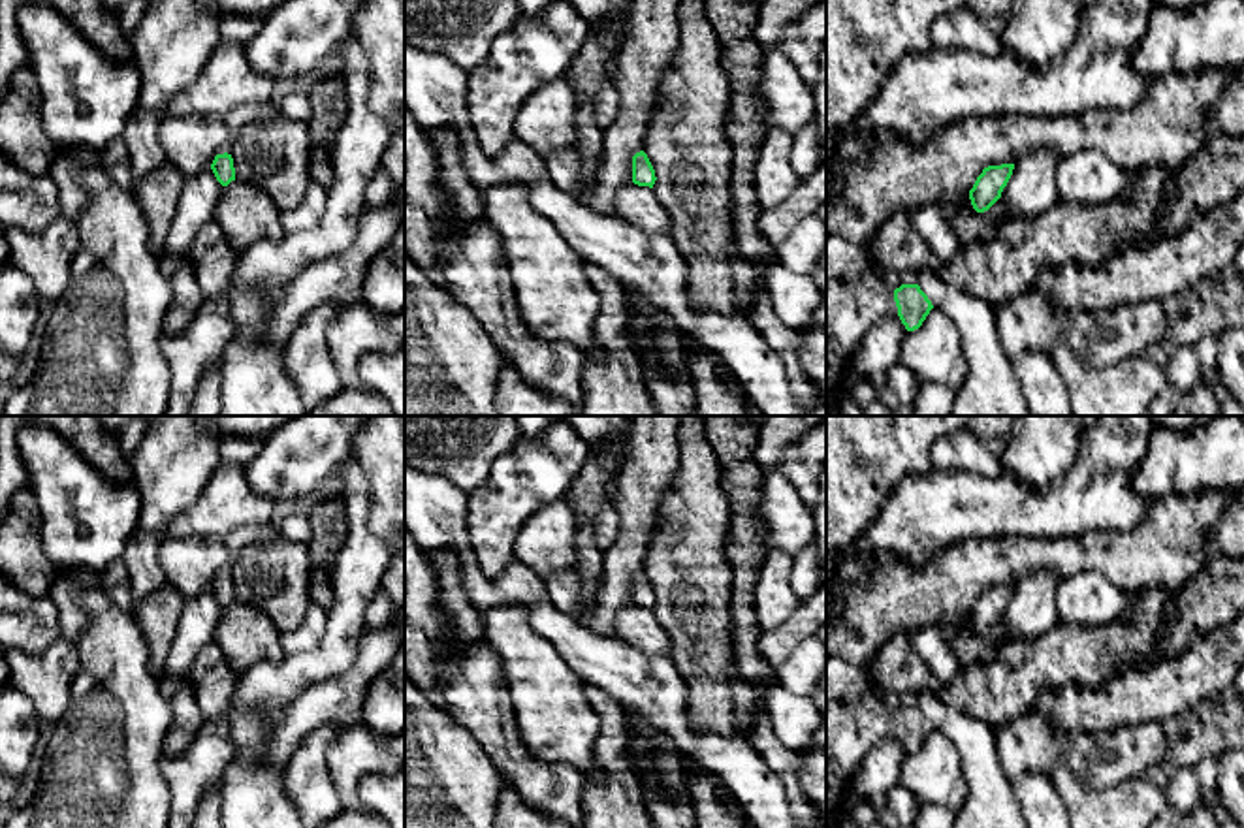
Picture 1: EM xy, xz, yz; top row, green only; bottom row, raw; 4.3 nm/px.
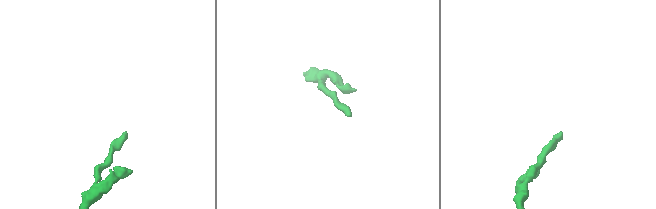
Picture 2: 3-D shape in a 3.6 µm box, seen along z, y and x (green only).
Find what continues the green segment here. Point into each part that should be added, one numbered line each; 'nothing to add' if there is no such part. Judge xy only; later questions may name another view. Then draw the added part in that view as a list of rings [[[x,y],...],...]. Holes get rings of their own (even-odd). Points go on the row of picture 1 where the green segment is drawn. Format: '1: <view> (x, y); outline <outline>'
1: xy (241, 115); outline [[[265,102],[265,104],[258,104],[258,105],[239,105],[235,107],[233,111],[230,111],[224,120],[226,124],[231,128],[231,137],[230,141],[218,151],[218,154],[231,154],[231,147],[233,147],[233,141],[239,134],[239,130],[256,120],[256,119],[271,119],[271,117],[277,117],[277,115],[282,115],[280,113],[280,107],[277,102]]]

